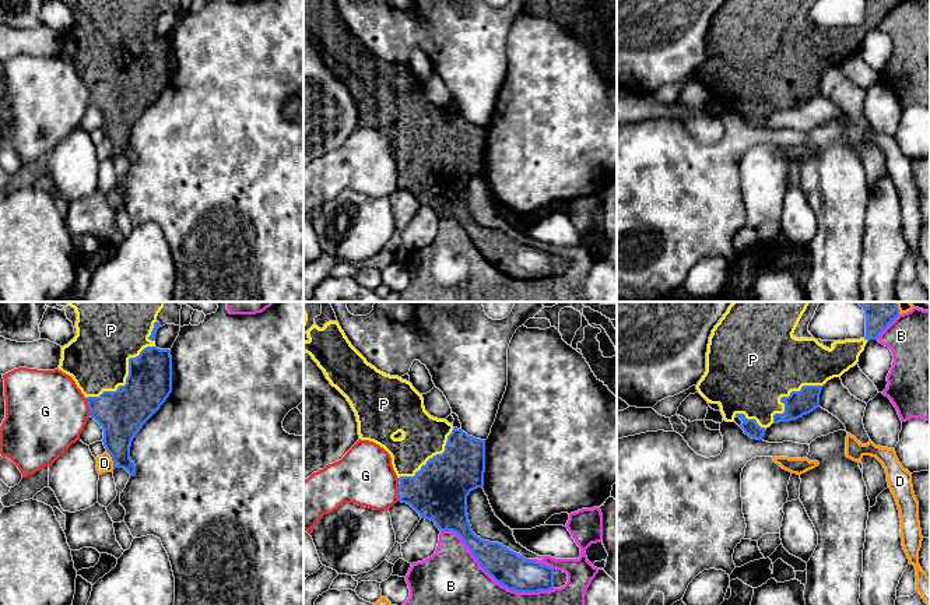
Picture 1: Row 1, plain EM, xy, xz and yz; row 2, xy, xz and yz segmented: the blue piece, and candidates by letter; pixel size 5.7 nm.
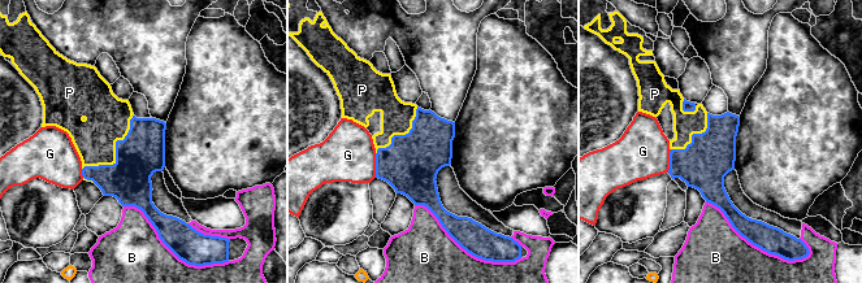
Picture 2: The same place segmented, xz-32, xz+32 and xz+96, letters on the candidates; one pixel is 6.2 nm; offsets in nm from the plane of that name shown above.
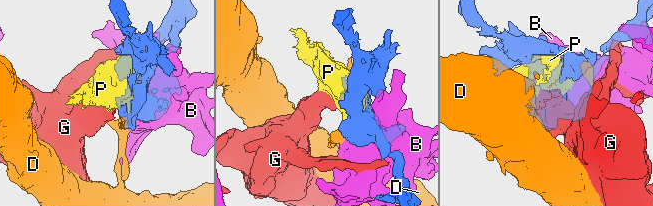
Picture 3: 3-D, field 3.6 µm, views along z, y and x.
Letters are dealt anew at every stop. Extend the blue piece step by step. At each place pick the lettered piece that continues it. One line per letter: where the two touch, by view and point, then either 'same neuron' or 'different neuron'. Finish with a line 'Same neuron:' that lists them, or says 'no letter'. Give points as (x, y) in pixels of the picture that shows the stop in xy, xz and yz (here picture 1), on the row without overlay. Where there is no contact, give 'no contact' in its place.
B: contact xz (494, 266); different neuron
D: contact xy (112, 147); different neuron
G: contact xy (88, 94); different neuron
P: contact xy (126, 66); same neuron
Same neuron: P

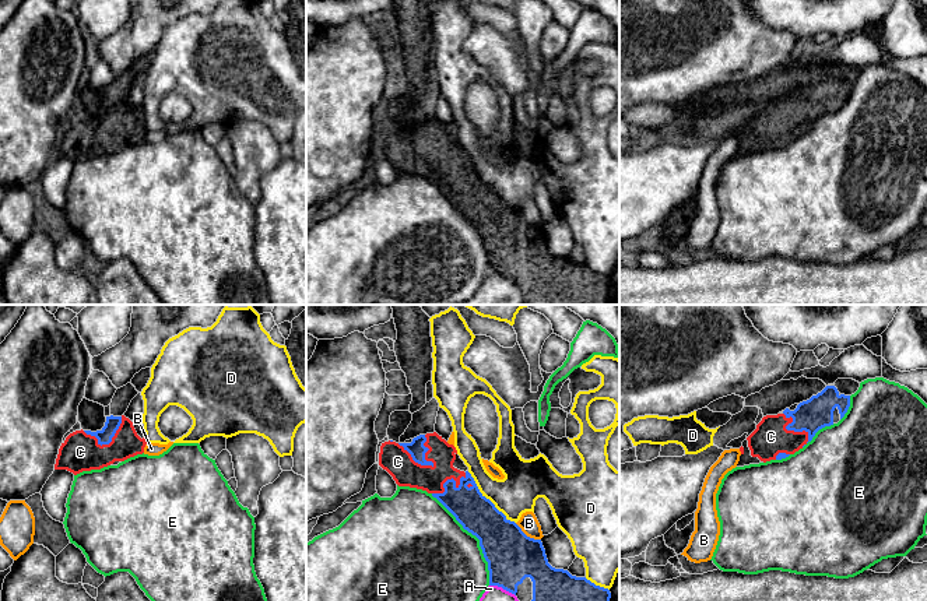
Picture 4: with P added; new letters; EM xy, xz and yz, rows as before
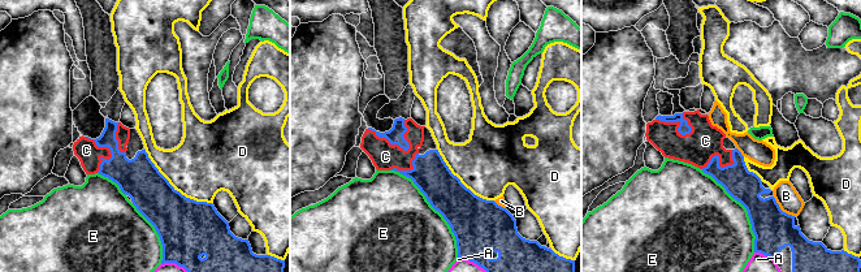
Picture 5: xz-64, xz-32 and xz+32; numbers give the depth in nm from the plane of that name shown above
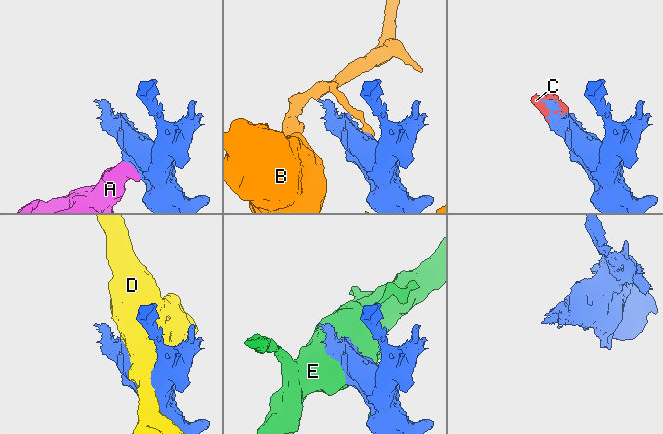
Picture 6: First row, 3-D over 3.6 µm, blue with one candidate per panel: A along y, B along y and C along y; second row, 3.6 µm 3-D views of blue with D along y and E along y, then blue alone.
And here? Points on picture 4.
A: contact xz (502, 274); different neuron
B: contact xz (526, 222); different neuron
C: contact xz (415, 148); same neuron
D: contact xz (488, 186); different neuron
E: contact xz (477, 224); different neuron
Same neuron: C

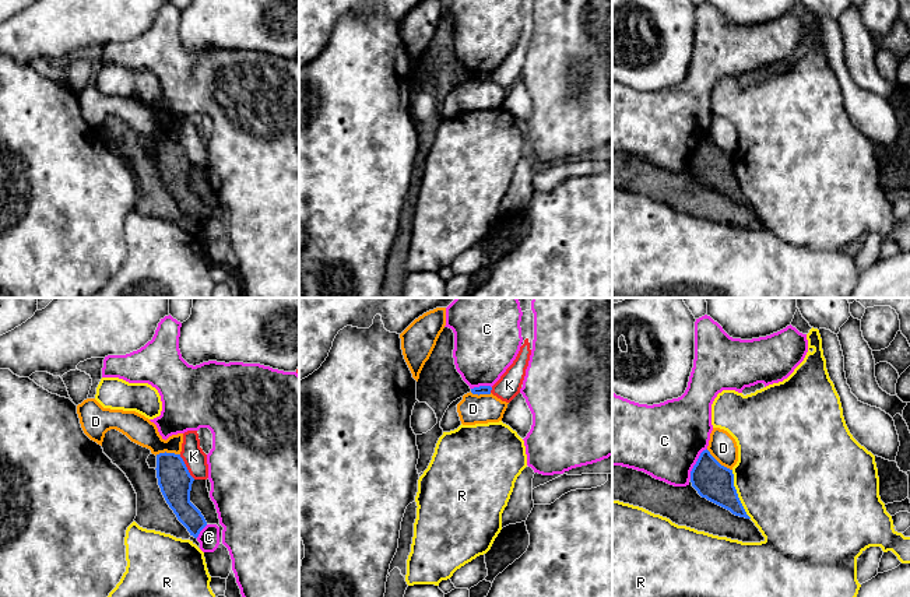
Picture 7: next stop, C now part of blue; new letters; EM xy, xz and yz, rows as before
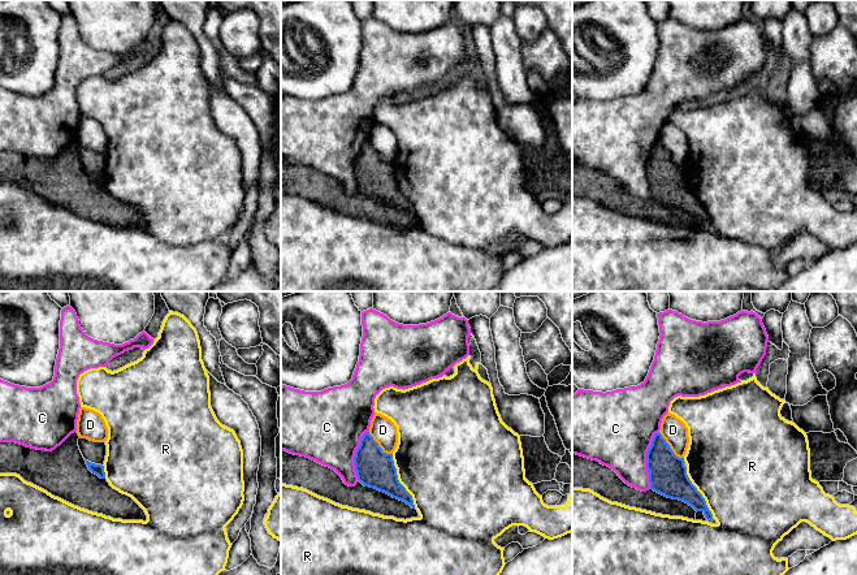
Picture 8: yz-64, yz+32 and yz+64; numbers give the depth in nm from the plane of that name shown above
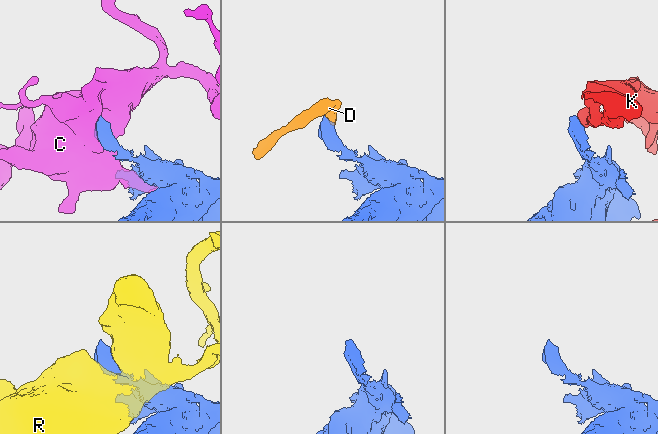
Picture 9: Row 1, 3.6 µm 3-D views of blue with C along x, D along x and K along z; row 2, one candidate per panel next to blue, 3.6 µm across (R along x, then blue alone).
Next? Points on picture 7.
C: contact yz (696, 150); different neuron
D: contact yz (717, 148); different neuron
K: contact xy (186, 154); different neuron
R: contact yz (737, 181); different neuron
Same neuron: no letter

